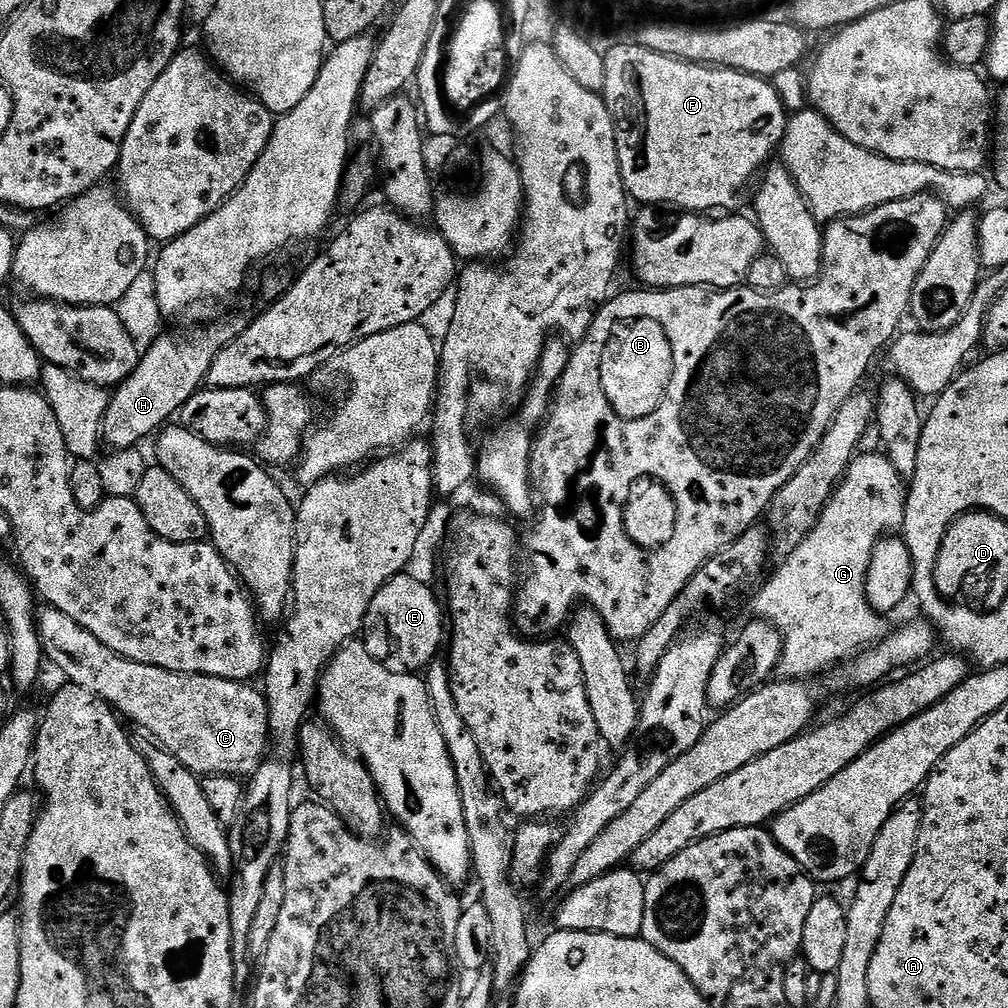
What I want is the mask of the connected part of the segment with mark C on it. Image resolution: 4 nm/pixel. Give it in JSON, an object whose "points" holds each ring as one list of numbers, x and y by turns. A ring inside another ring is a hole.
{"points":[[41,607,36,618,36,629,47,663,51,667,53,664,64,675,63,679,67,683,82,686,82,690,90,690,90,694,98,694,98,698,105,700,129,725,137,724,141,733,170,750,170,754,174,754,174,758,178,758,178,762,182,762,186,770,195,772,201,778,251,778,264,765,270,752,270,733,268,703,259,687,248,682,213,676,183,676,180,672,127,660,114,654,114,650,102,646,102,642,98,642,98,638,90,634,90,630,78,626,74,618,66,618,66,614,62,614,62,610,57,608]]}

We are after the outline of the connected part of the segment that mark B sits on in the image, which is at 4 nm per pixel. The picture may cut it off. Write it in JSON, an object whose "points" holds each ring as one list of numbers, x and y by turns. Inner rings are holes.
{"points":[[632,316,615,321,614,327,607,331,602,342,601,363,597,367,597,383,605,403,610,405,610,410,621,423,638,422,643,417,658,414,660,404,652,404,652,392,657,398,667,396,670,385,674,382,674,375,674,350,670,350,670,338,666,338,666,330,658,322,645,316]]}

